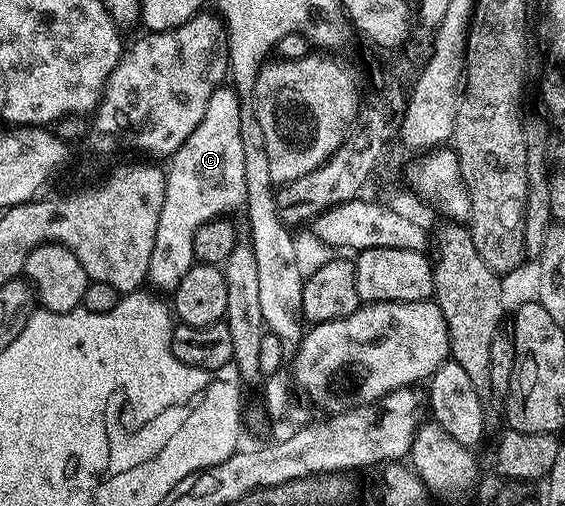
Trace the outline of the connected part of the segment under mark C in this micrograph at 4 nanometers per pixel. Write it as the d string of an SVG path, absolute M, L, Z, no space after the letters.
M223 86L215 90L212 98L208 98L208 110L204 110L204 118L200 118L200 126L188 134L188 138L169 157L170 168L165 169L166 189L164 190L164 206L160 206L160 222L156 222L156 242L152 246L152 262L150 263L149 283L155 289L172 290L188 274L195 263L194 239L196 230L210 220L216 220L230 214L233 208L243 207L246 192L244 180L244 145L241 141L241 102L233 87Z

